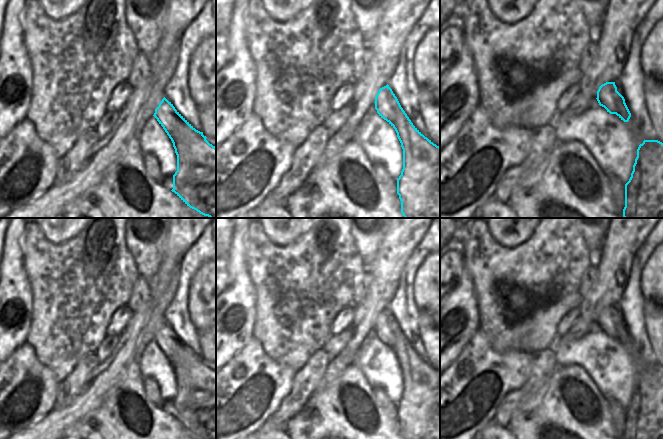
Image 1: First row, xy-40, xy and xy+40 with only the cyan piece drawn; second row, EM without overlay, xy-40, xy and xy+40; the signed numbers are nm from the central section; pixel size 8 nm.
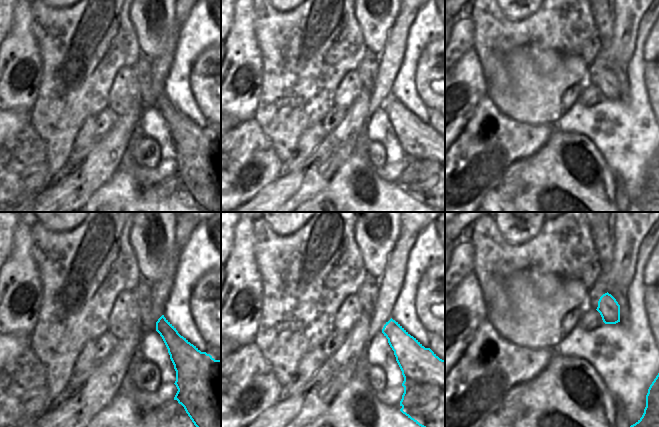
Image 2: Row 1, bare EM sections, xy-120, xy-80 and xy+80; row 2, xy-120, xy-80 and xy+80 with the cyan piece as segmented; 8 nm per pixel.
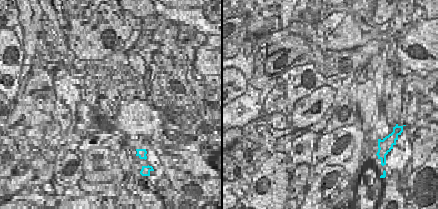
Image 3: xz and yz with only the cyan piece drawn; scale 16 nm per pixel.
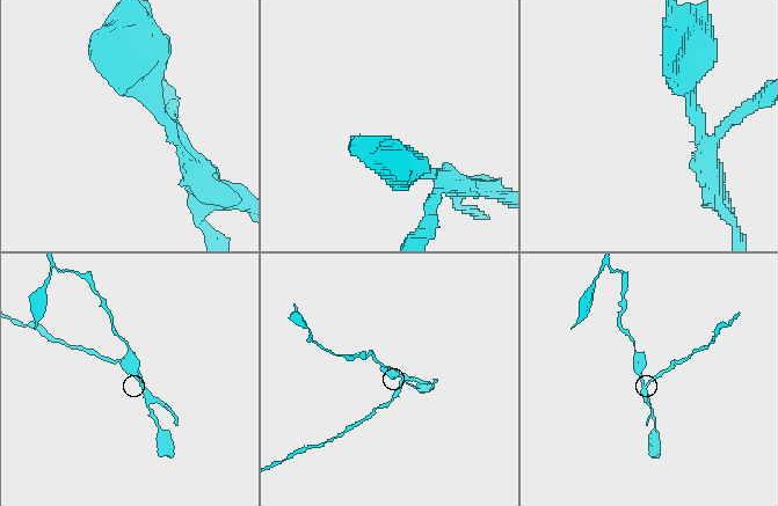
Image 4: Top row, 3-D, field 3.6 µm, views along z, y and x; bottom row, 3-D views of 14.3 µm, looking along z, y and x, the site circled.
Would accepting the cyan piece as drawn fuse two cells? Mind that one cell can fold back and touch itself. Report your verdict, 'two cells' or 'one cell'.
two cells

